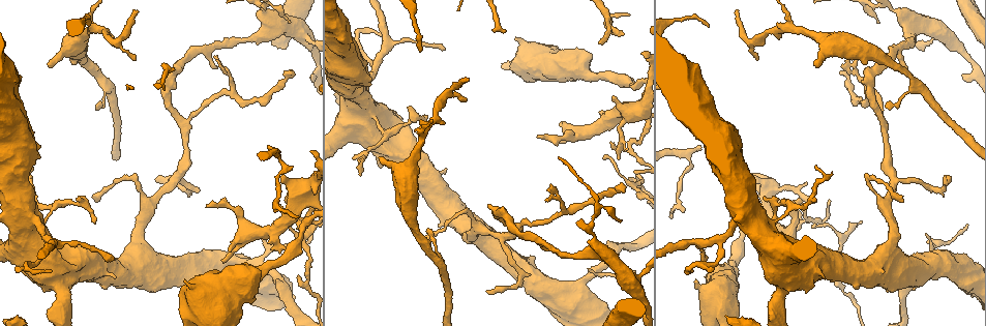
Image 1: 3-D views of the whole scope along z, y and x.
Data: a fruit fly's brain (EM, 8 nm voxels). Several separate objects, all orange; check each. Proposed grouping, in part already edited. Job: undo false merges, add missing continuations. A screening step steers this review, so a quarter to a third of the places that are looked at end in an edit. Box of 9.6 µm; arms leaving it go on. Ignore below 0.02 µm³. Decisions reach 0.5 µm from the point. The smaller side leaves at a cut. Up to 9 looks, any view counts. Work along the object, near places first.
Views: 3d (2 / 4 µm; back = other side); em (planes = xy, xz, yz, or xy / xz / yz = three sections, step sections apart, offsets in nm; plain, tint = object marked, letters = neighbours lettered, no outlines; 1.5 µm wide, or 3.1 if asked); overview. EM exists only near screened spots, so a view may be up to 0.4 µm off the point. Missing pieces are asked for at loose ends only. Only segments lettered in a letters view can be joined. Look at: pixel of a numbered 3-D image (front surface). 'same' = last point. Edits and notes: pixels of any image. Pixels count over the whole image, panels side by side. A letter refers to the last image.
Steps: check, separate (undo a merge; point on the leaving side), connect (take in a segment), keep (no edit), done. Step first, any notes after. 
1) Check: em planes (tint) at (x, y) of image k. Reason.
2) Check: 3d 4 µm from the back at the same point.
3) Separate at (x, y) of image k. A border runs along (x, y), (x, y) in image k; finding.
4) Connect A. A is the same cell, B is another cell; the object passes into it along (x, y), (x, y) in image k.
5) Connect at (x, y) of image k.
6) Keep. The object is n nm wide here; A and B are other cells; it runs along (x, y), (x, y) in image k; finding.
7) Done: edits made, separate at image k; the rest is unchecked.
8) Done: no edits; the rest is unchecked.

Check: 3d 2 µm at (52, 271) of image 1. Tapers out.

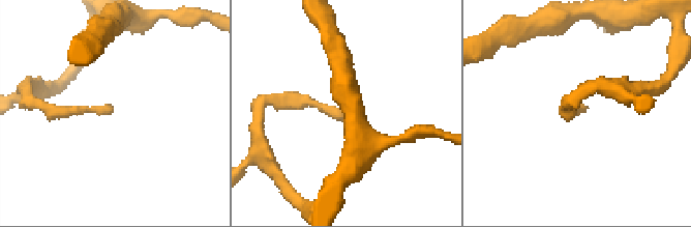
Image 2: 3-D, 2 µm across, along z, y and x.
Check: em planes (letters) at (340, 115) of image 2.

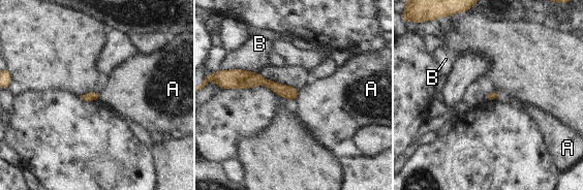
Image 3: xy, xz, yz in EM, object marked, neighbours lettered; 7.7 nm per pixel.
Keep. A and B are other cells; it runs along (233, 84), (261, 81), (296, 92) in image 3; none of them fits.

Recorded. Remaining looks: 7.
Check: 3d 2 µm at (426, 119) of image 1.

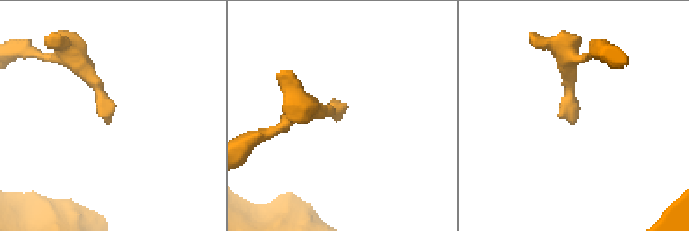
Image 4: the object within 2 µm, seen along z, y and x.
Check: em planes (tint) at (339, 117) of image 4. Now the EM.

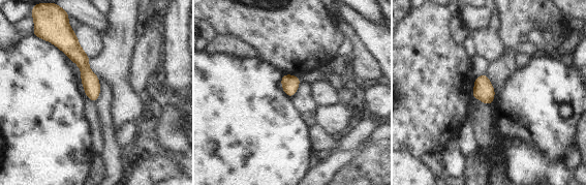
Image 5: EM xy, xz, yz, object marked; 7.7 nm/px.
Check: em planes (letters) at the same point. See the neighbours.

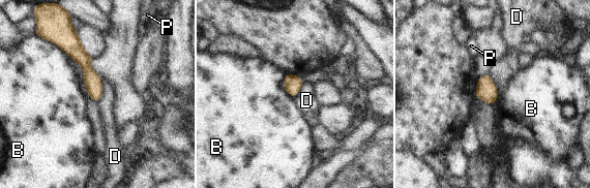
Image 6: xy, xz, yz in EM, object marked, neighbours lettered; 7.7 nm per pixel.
Keep. The longest contact is with B, 240 nm; B, D and P are other cells; a border runs along (489, 72), (497, 90), (496, 100) in image 6; no lettered segment goes on from it.

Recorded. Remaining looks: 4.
Check: 3d 2 µm at (49, 66) of image 1. An open end.

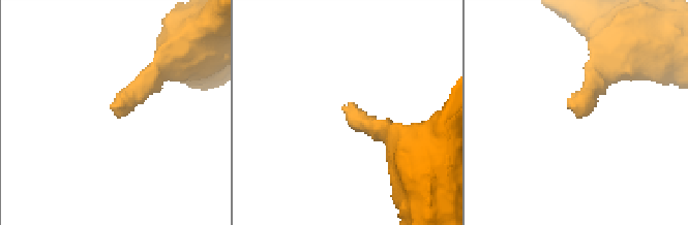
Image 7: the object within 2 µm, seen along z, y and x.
Check: em yz step 4 (letters) at (349, 103) of image 7.

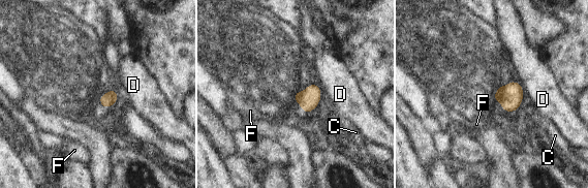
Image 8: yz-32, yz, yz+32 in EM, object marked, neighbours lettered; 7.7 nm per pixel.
Keep. The longest contact is with D, 260 nm; C, D and F are other cells; none of them fits.

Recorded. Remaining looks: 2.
Done: no edits; the rest is unchecked.

